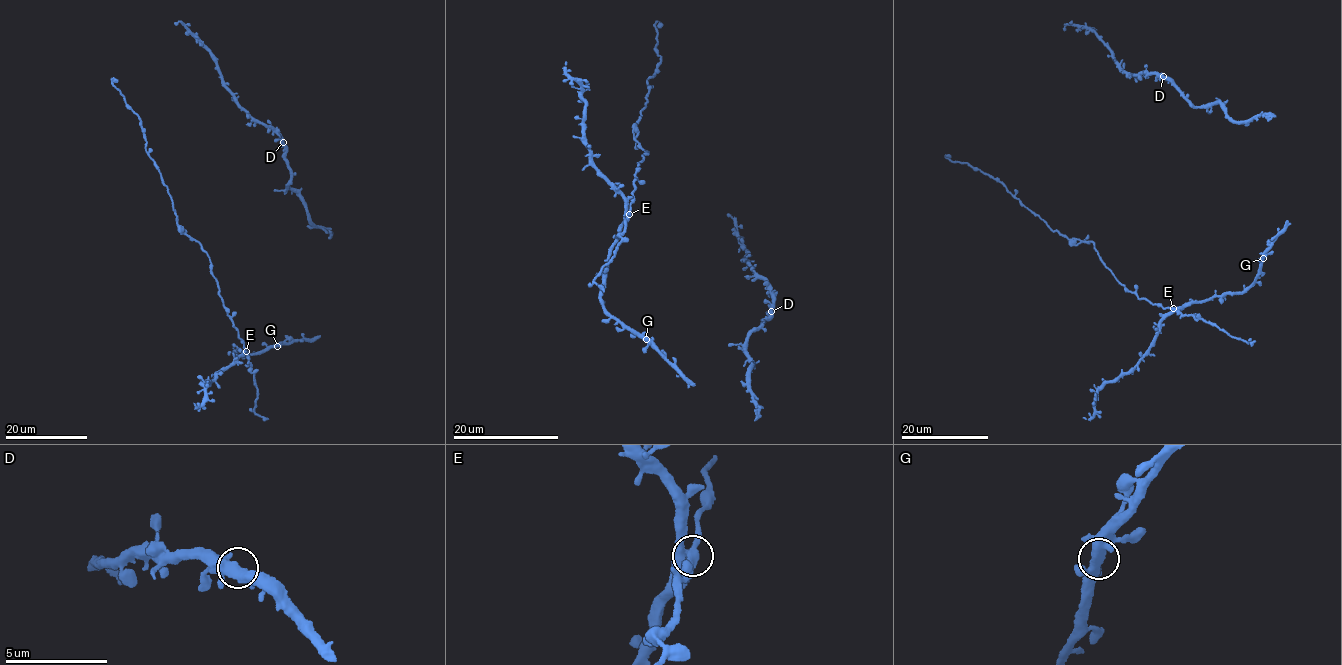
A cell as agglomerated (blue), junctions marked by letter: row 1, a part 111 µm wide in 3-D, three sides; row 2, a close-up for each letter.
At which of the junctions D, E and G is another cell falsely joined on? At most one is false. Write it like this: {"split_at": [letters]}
{"split_at": []}

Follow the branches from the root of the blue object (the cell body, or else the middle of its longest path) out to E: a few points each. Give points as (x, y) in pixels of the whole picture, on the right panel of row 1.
E: (1266, 254), (1261, 270), (1247, 288), (1201, 301), (1191, 301), (1174, 308)

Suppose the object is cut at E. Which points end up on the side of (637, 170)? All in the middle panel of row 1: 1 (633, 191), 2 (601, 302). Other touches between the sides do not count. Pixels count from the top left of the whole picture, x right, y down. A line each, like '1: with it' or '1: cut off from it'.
1: with it
2: cut off from it

